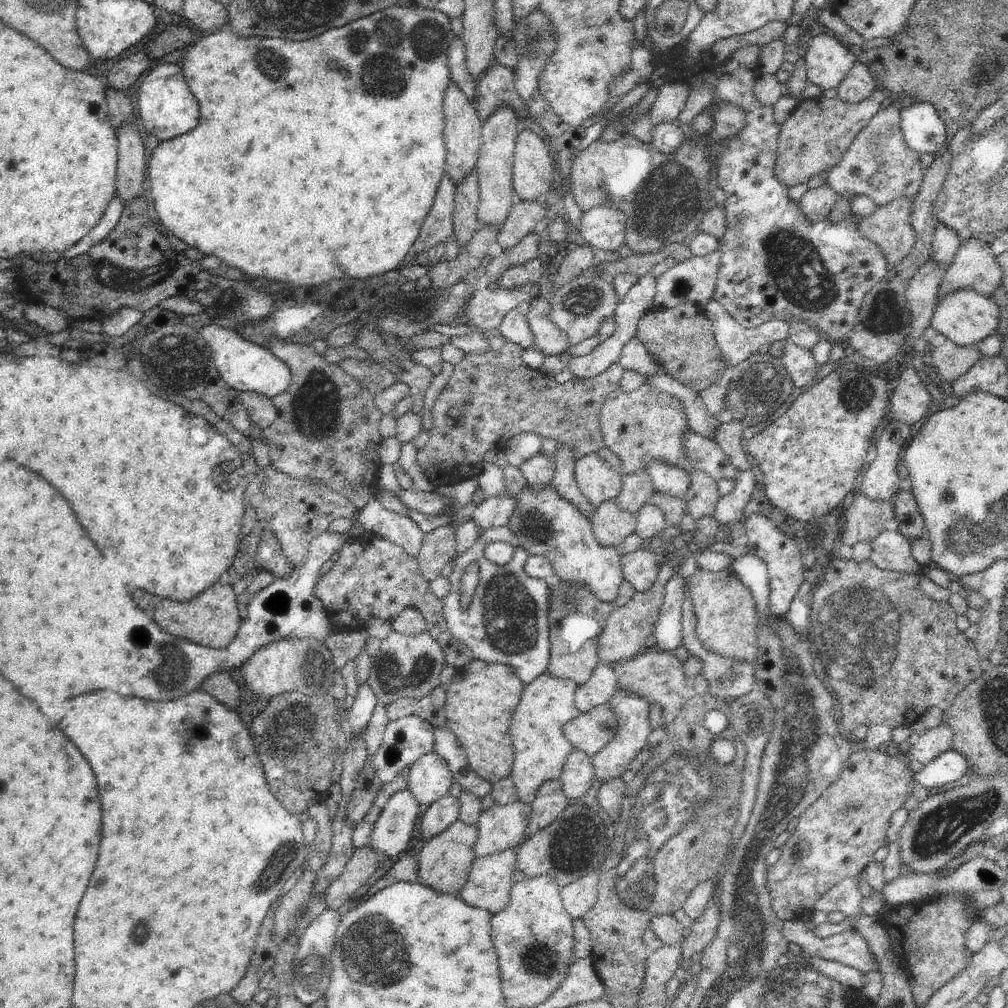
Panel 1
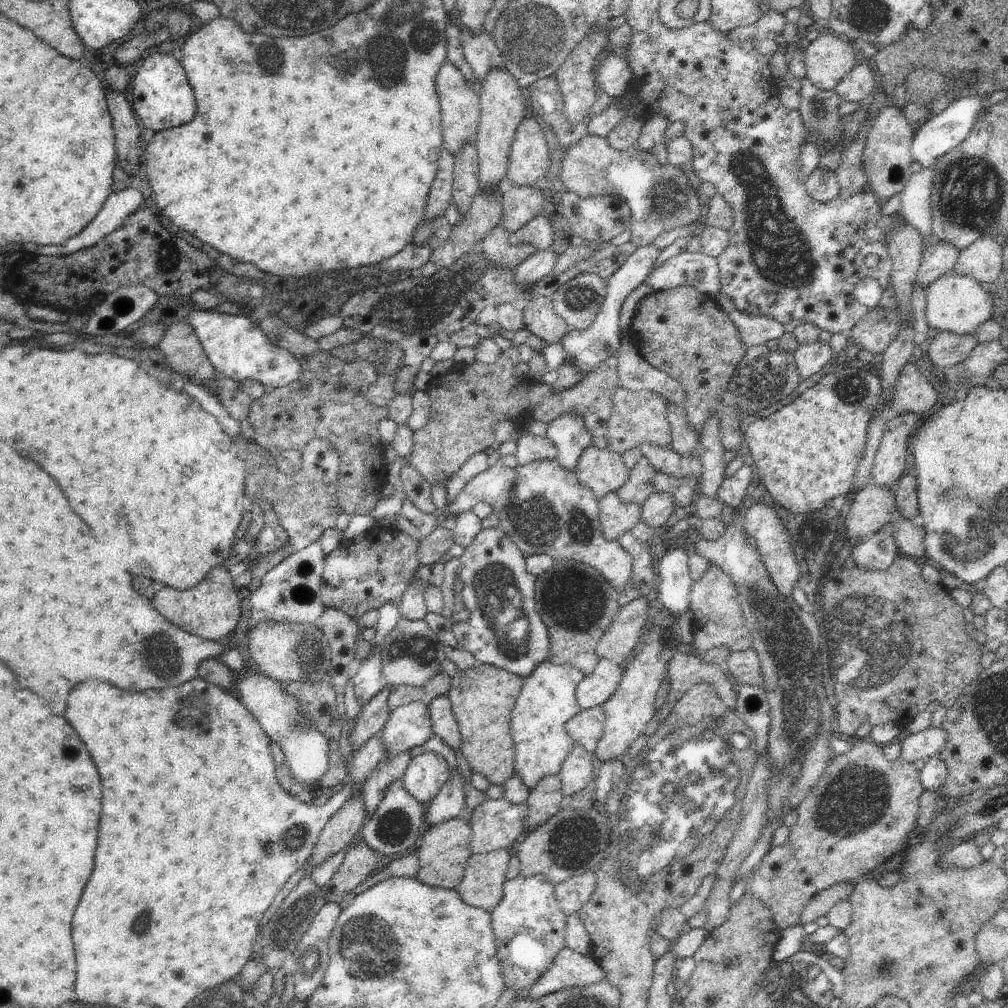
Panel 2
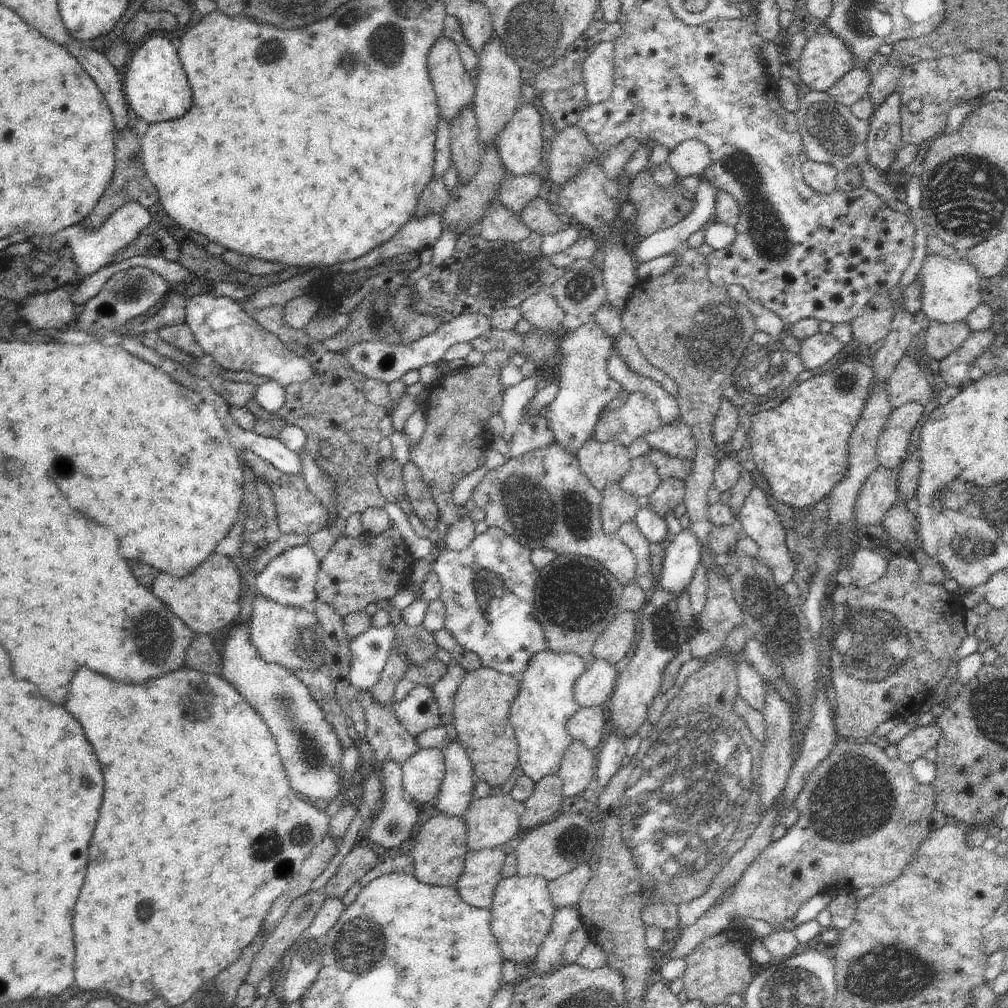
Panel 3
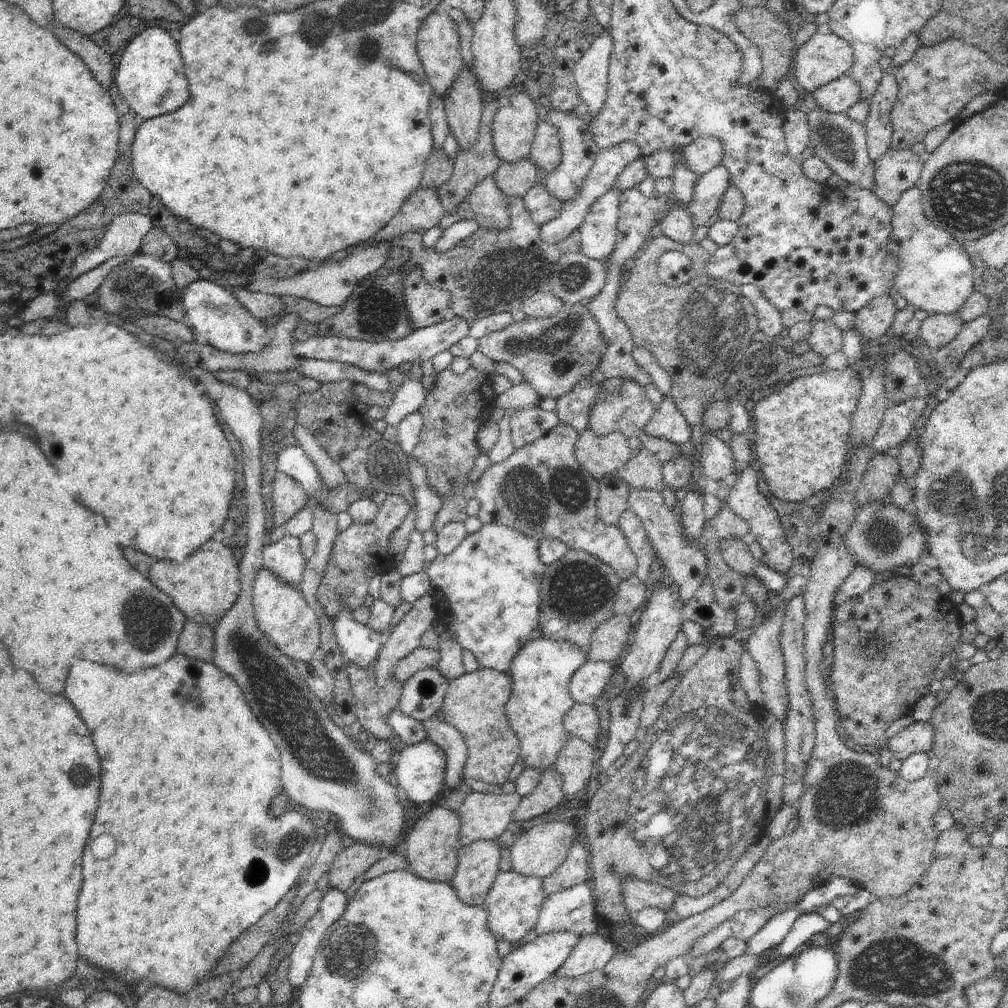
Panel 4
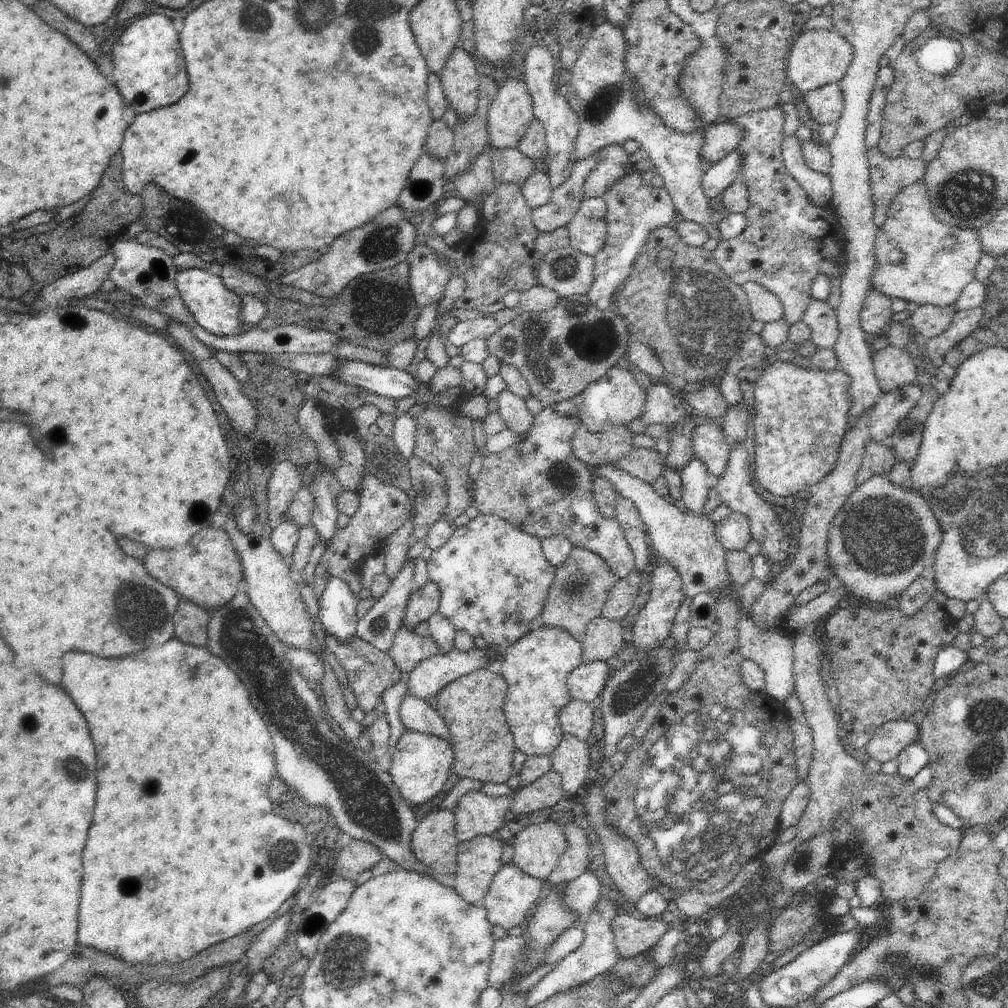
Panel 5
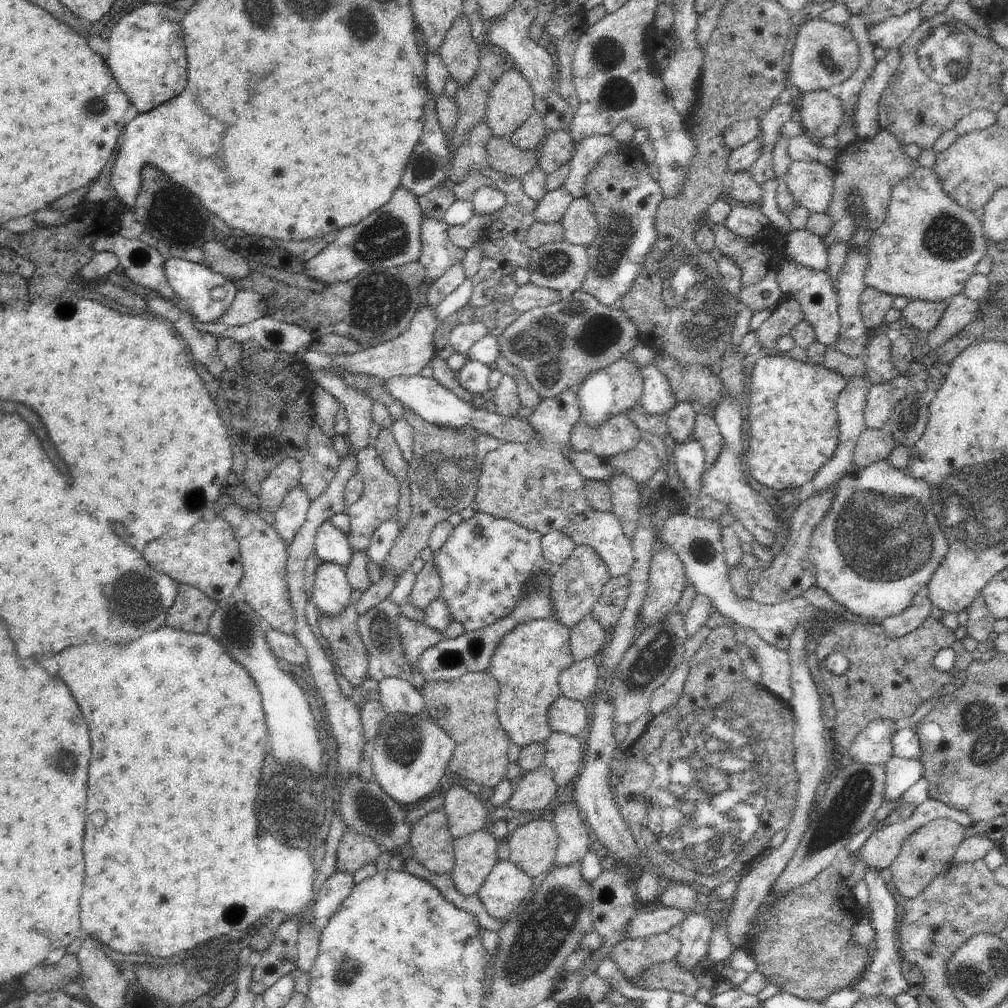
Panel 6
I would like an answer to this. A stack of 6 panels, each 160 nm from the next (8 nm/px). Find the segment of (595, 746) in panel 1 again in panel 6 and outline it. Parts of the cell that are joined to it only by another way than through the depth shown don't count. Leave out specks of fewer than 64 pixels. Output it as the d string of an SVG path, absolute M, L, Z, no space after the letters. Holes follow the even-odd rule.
M561 695L548 712L548 726L553 732L569 733L574 737L584 737L585 727L590 723L591 711L580 700Z

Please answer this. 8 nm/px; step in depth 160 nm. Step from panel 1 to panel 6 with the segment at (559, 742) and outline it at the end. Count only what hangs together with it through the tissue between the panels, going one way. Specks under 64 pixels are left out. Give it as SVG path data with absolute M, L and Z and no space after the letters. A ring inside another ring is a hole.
M553 618L534 620L516 626L512 632L508 632L508 635L504 636L494 650L494 656L492 656L490 667L487 670L491 676L496 678L500 686L496 706L499 722L511 743L521 748L530 746L530 744L544 744L550 734L553 734L548 726L548 712L552 704L562 695L558 684L560 674L573 664L570 634L570 628Z

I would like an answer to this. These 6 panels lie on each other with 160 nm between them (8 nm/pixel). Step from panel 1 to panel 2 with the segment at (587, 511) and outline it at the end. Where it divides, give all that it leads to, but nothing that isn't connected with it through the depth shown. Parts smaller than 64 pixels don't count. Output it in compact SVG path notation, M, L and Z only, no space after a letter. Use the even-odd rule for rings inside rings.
M573 413L552 421L547 429L547 437L555 444L556 460L560 466L572 472L576 470L580 455L592 442L583 419Z

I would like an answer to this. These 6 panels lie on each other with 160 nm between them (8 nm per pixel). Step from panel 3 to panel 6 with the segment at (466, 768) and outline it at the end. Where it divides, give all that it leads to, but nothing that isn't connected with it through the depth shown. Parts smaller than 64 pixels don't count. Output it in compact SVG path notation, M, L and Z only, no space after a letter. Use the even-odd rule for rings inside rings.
M395 677L382 678L378 682L380 704L385 716L408 714L408 716L427 716L424 700L411 681Z

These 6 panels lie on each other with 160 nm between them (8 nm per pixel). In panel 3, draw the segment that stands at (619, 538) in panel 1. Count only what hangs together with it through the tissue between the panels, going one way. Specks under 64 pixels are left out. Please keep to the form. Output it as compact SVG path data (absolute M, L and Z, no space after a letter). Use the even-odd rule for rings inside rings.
M618 483L608 484L602 496L600 511L604 532L617 532L628 520L635 519L640 500L623 492Z

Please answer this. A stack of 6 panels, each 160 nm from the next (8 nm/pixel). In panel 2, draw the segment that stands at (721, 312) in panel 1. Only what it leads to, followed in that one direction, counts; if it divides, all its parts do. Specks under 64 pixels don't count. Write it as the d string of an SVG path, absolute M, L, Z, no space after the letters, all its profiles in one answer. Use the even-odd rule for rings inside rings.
M720 291L713 296L719 307L728 315L728 318L736 325L745 348L763 345L768 340L779 338L786 333L784 325L770 317L750 316L741 313L726 293Z

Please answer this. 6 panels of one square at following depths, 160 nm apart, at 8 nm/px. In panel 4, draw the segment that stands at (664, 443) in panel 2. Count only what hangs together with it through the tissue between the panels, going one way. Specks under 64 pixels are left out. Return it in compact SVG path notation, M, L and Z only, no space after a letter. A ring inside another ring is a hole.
M608 378L600 382L598 396L594 400L594 408L590 412L588 429L596 436L605 436L612 432L618 432L626 438L638 435L643 431L650 418L654 416L655 407L651 403L646 390L630 378Z

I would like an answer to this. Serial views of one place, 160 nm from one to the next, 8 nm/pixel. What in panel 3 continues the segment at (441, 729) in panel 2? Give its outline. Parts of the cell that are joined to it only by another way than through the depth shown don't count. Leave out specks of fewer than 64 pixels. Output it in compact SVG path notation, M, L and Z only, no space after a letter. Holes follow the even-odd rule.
M452 658L451 663L447 665L444 678L438 680L433 687L434 698L436 698L438 706L440 706L440 725L442 727L453 724L452 706L454 696L465 674L466 670Z

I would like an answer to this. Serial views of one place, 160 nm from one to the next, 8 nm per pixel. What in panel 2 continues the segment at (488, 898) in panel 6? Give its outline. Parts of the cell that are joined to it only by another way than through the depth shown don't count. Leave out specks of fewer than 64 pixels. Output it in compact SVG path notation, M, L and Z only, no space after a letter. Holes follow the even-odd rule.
M518 875L504 883L502 900L491 912L491 925L507 988L512 988L518 996L528 994L539 978L552 968L554 959L565 947L567 920L568 915L559 907L555 886L544 875Z

